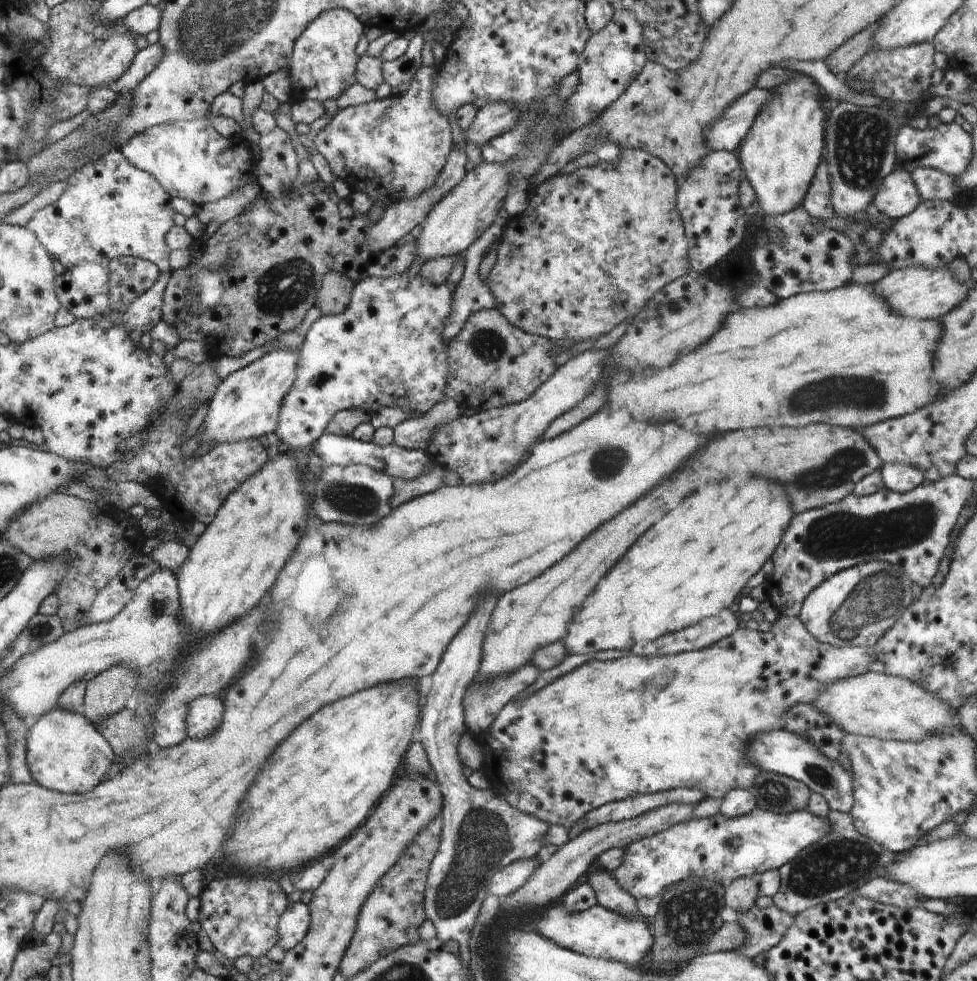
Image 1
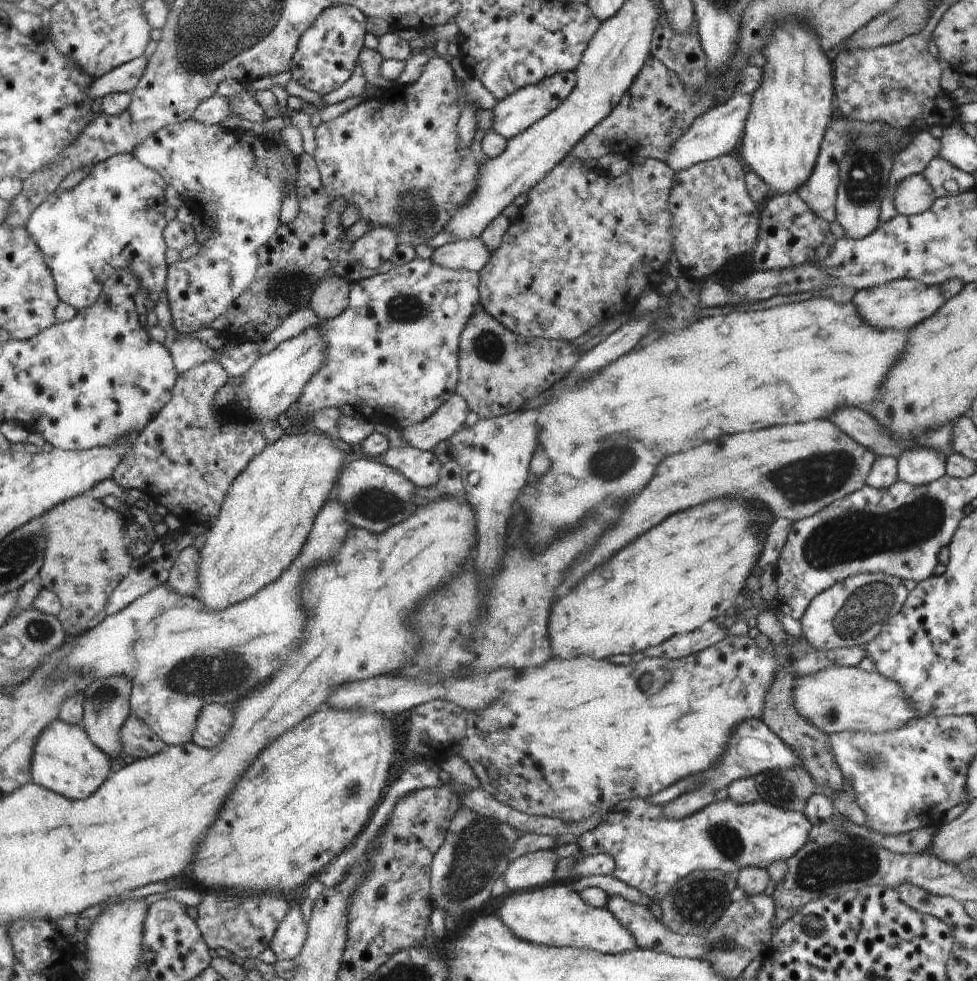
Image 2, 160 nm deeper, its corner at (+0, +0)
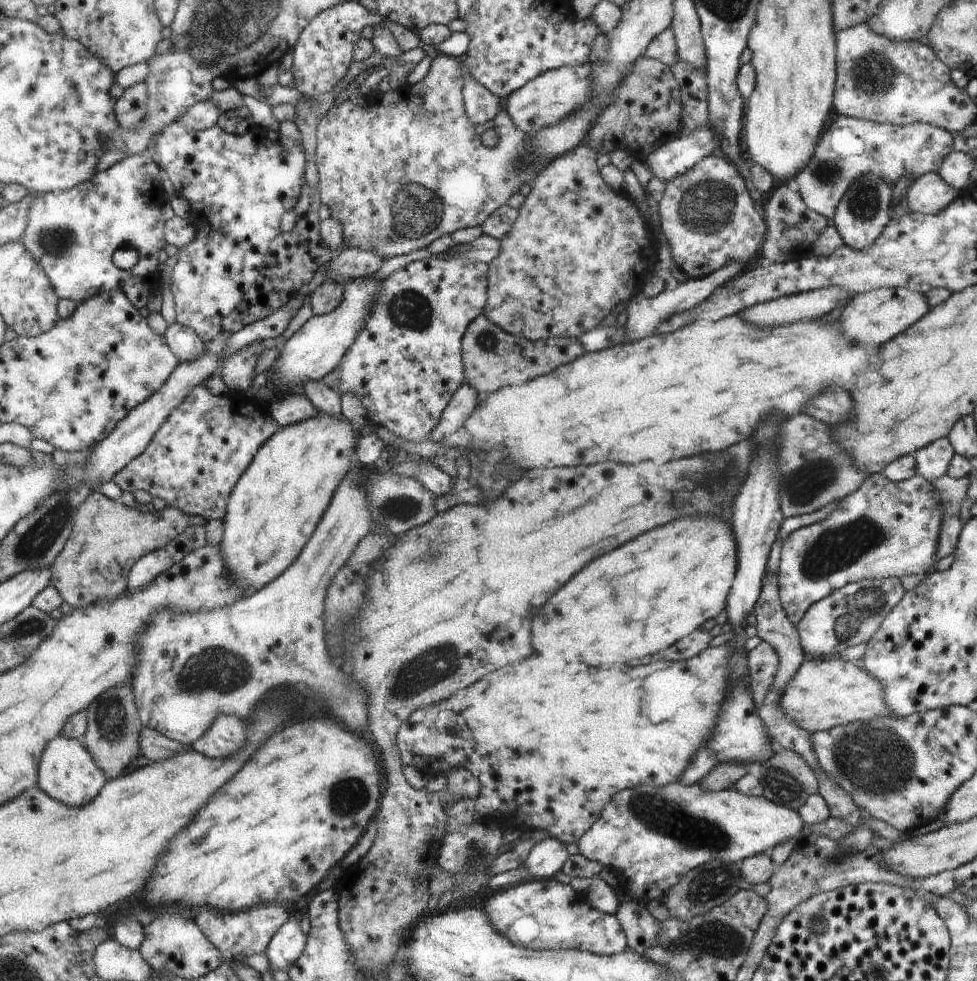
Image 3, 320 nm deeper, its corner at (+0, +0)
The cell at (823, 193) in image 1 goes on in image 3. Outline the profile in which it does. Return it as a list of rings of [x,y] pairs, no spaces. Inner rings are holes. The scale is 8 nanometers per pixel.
[[[839,115],[822,134],[814,157],[794,178],[798,183],[798,195],[808,209],[829,221],[836,217],[837,207],[845,197],[846,190],[862,174],[878,174],[890,186],[902,176],[910,176],[914,181],[922,174],[937,172],[950,152],[952,134],[944,128],[928,124],[897,126]]]

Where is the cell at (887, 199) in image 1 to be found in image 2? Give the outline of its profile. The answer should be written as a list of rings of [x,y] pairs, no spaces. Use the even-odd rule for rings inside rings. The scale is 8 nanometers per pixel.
[[[922,175],[900,180],[892,192],[896,212],[902,216],[916,215],[929,210],[936,200],[933,186]]]

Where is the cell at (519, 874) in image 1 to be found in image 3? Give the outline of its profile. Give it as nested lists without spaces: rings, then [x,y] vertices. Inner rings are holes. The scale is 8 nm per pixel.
[[[548,837],[530,849],[524,866],[529,868],[534,879],[550,879],[556,873],[562,872],[569,856],[565,843]]]

